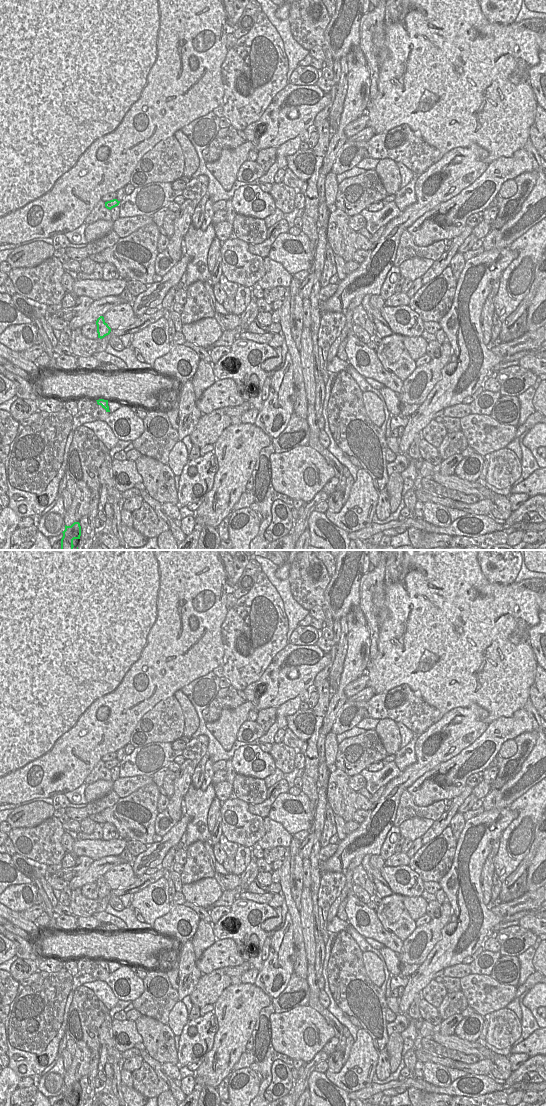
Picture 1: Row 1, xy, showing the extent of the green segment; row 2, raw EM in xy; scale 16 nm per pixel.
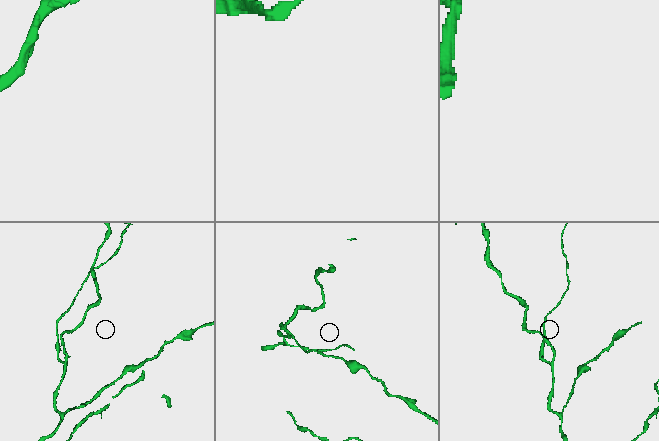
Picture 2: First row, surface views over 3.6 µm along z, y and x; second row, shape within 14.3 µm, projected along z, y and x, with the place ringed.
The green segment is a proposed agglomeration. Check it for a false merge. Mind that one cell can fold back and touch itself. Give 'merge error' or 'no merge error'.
merge error

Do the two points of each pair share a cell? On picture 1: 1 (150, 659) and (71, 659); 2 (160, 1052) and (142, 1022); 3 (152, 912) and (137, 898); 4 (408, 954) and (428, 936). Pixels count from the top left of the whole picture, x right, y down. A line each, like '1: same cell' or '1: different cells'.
1: same cell
2: same cell
3: same cell
4: same cell

